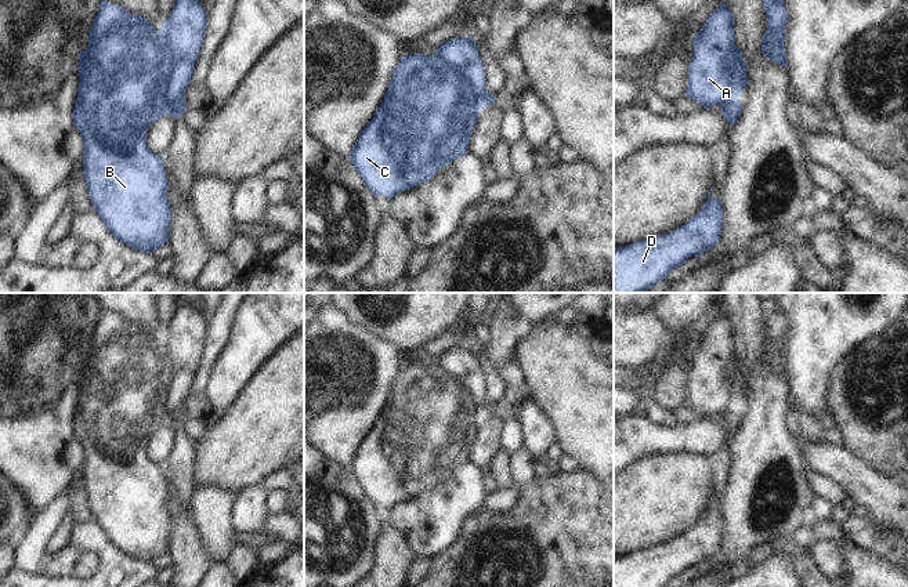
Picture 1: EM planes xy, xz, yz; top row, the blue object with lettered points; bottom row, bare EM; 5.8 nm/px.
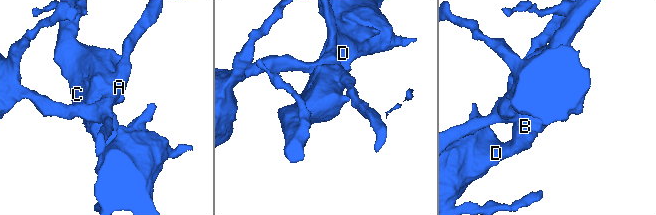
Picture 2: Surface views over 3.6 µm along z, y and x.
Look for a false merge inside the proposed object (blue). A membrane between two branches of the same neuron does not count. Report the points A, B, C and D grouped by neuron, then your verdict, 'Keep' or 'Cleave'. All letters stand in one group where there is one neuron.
Groups: A / B C D. Cleave.

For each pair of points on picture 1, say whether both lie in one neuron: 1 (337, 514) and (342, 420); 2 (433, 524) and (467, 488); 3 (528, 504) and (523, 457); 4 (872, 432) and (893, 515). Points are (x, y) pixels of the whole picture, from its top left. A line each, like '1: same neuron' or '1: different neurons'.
1: different neurons
2: same neuron
3: different neurons
4: different neurons

